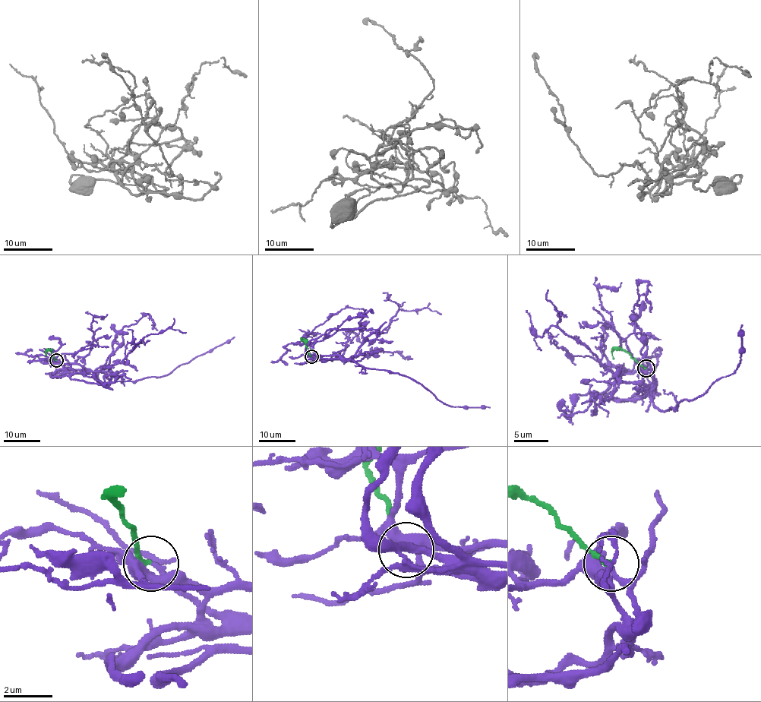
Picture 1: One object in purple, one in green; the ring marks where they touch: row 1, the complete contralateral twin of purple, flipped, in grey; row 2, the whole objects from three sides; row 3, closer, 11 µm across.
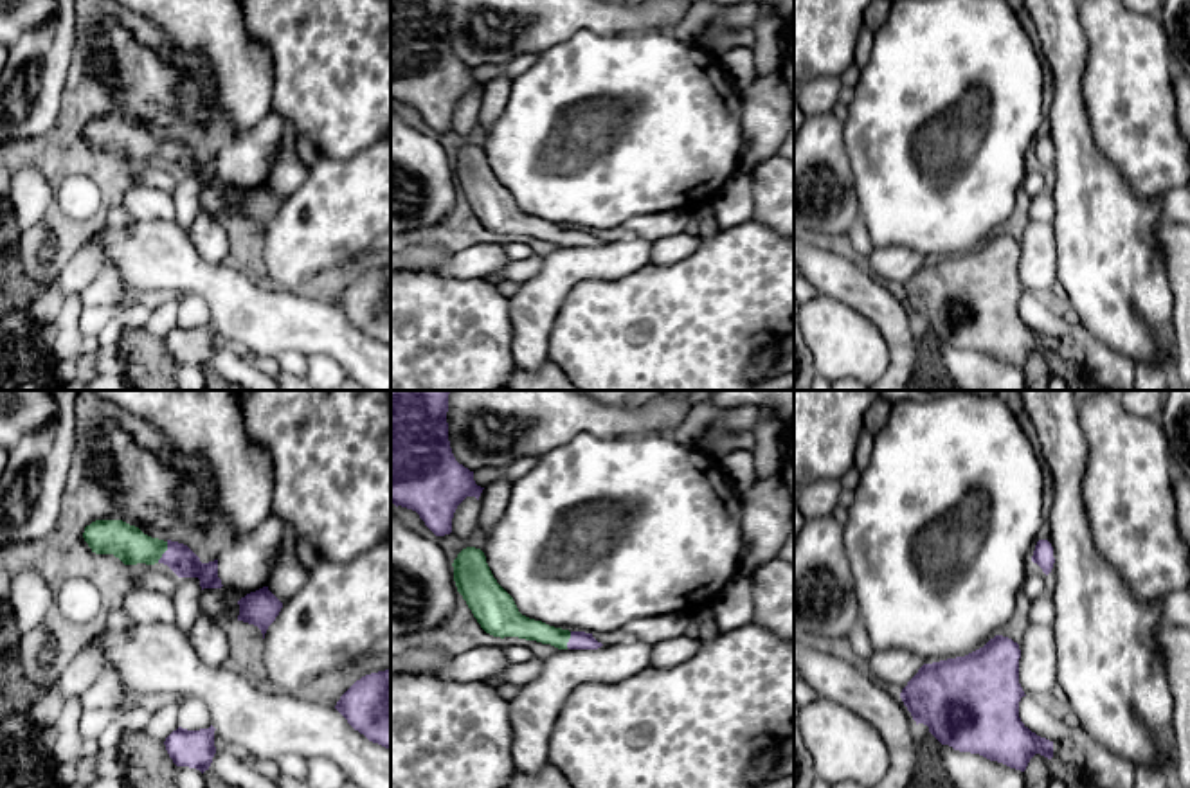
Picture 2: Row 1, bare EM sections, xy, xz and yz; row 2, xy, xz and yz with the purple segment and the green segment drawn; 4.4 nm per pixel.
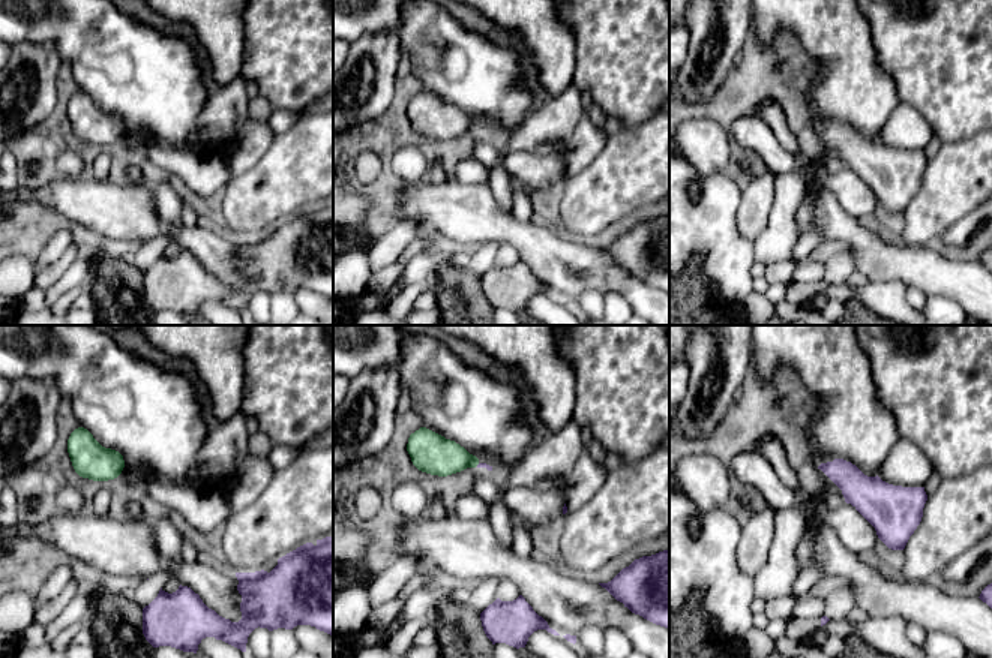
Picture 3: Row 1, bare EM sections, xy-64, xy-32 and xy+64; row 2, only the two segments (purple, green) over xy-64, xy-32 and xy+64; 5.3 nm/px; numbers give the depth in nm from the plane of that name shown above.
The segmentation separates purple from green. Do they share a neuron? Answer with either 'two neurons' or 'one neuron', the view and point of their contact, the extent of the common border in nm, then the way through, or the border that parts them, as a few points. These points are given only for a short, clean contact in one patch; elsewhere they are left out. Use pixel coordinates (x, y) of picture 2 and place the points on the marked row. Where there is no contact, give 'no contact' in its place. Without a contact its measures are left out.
one neuron; contact xy (164, 553); length 110 nm; way xy (179, 558), (164, 553), (134, 547), (126, 542)

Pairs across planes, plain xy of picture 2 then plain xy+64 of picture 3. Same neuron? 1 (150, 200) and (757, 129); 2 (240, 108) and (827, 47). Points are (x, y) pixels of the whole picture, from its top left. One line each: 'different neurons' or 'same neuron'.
1: same neuron
2: same neuron

